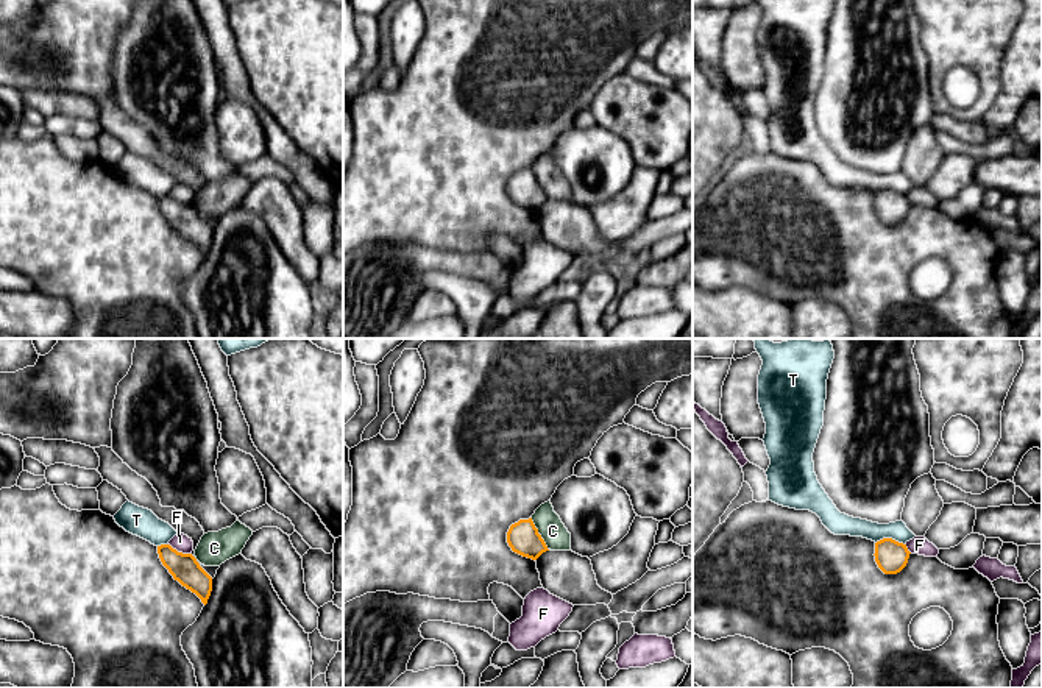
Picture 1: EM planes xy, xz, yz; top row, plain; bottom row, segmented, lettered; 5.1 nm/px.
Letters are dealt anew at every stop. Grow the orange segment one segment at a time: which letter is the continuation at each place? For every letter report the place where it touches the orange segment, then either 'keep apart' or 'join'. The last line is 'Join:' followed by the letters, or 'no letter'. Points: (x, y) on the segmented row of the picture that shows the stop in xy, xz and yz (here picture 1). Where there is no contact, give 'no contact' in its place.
C: xz (538, 534) | keep apart
F: xy (180, 553) | keep apart
T: yz (889, 539) | keep apart
Join: no letter

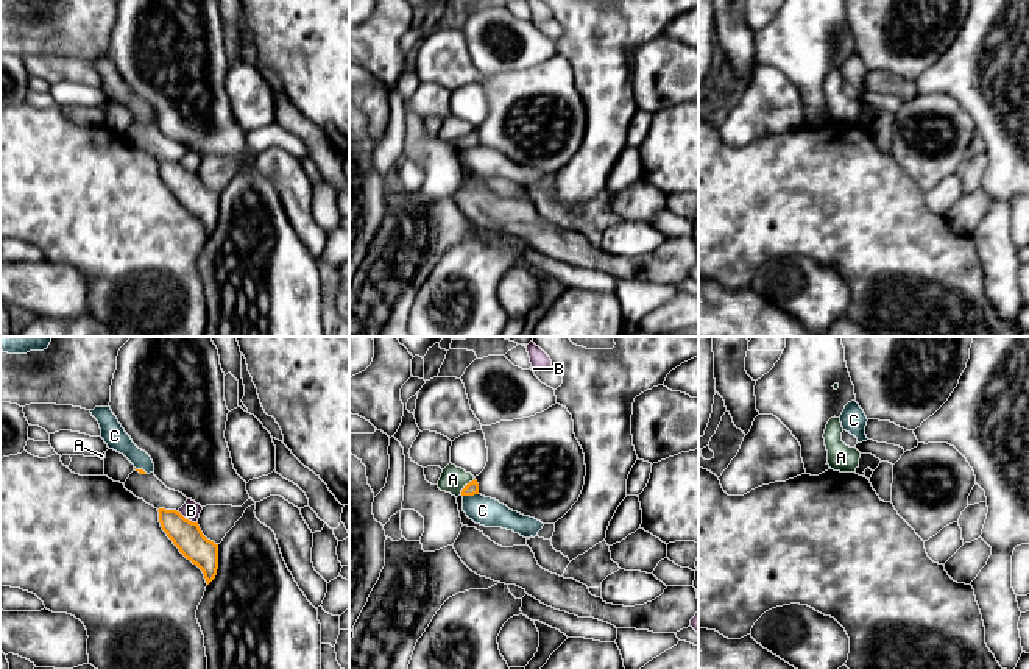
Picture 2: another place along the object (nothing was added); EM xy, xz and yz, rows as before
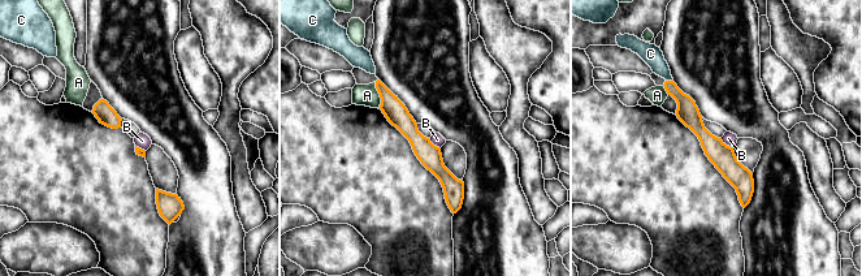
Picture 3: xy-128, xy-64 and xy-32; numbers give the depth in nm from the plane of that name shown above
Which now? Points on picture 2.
A: xz (465, 487) | keep apart
B: xy (187, 520) | keep apart
C: xz (470, 495) | keep apart
Join: no letter

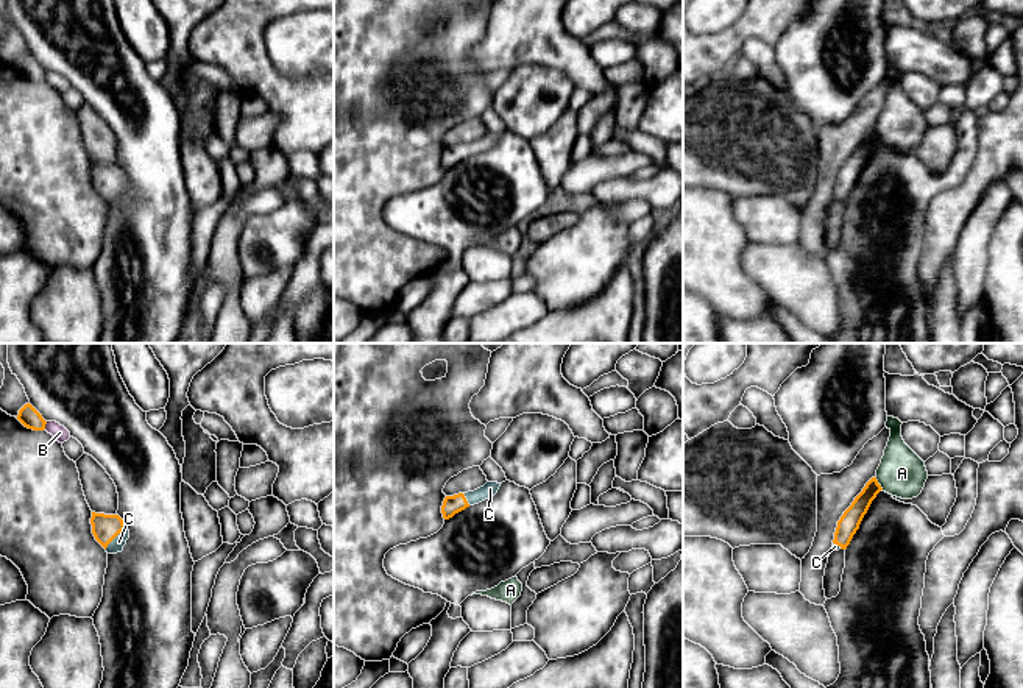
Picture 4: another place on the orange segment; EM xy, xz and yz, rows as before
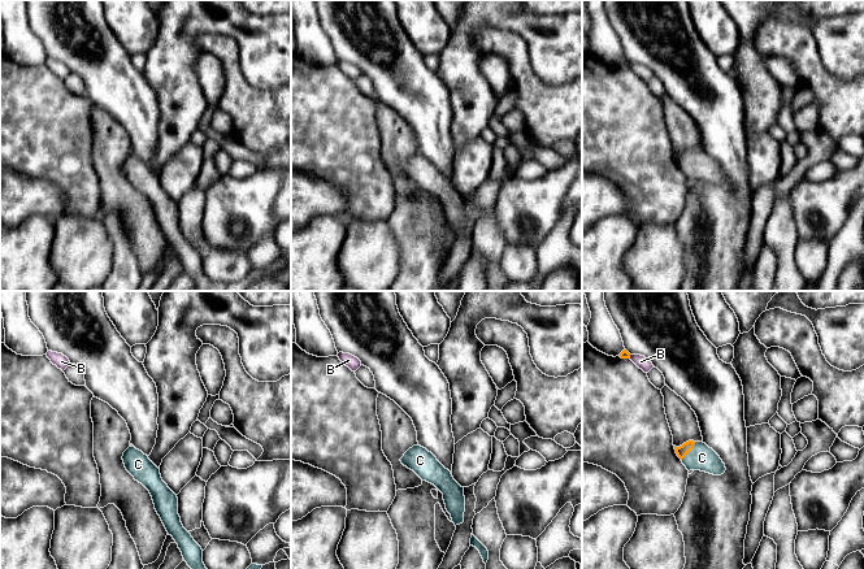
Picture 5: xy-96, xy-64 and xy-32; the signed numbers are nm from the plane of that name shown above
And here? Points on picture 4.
A: yz (877, 482) | keep apart
B: xy (46, 423) | keep apart
C: xy (114, 537) | join
Join: C

